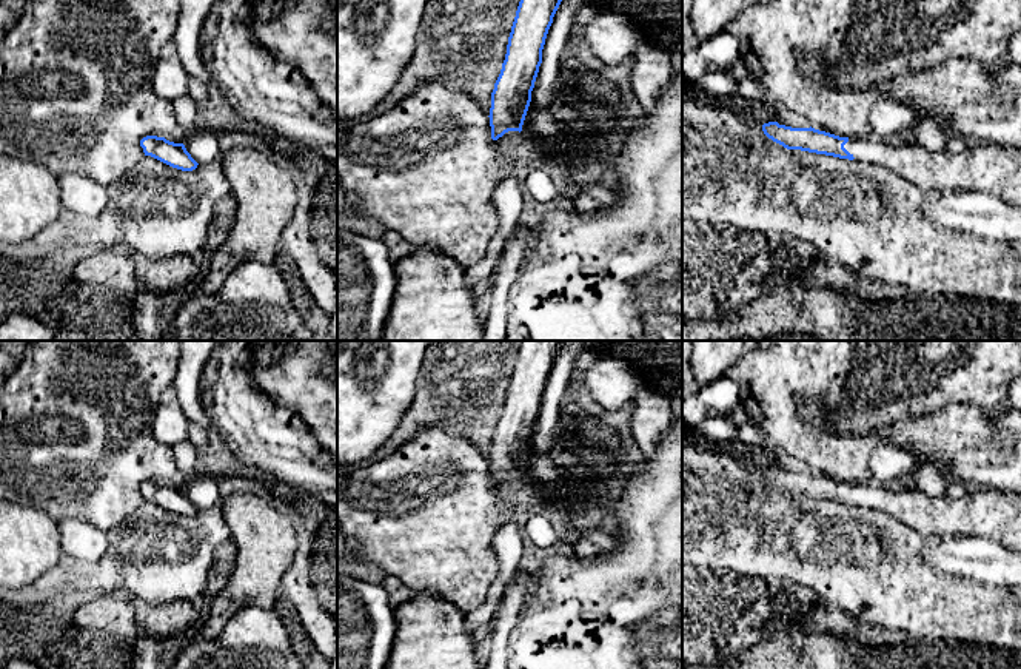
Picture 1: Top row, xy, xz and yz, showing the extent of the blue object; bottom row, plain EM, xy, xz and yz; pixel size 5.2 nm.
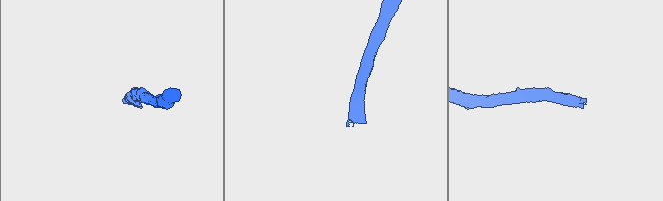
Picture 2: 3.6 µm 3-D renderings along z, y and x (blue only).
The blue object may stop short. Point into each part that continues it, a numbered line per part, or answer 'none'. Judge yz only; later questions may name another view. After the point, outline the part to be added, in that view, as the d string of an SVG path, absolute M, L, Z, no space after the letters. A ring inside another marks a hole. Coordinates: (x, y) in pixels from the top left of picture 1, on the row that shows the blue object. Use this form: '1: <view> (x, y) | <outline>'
1: yz (989, 168) | M849 139L844 148L855 157L853 160L885 166L907 179L922 193L976 191L993 194L1021 208L1021 148L1018 146L972 142L962 153L950 154L946 150L933 153L912 143Z

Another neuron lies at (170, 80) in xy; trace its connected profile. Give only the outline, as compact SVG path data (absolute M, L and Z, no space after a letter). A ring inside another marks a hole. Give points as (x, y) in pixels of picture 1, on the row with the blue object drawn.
M172 40L163 45L152 74L154 91L169 102L188 96L189 76L183 69L177 54L177 45Z

